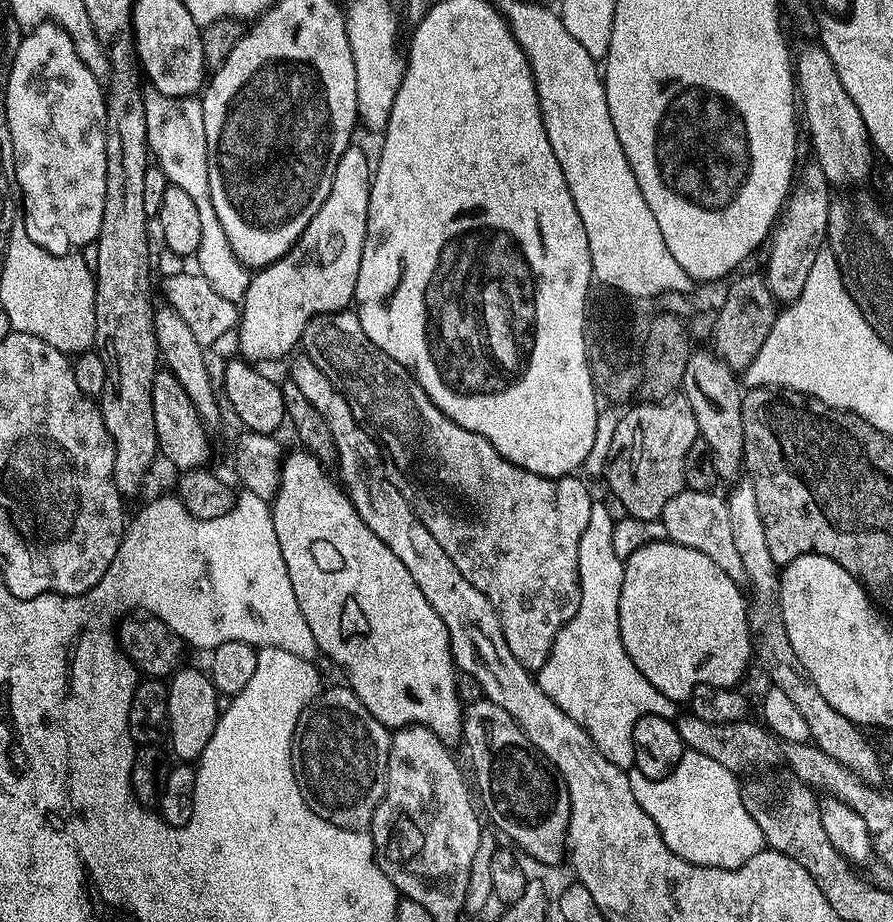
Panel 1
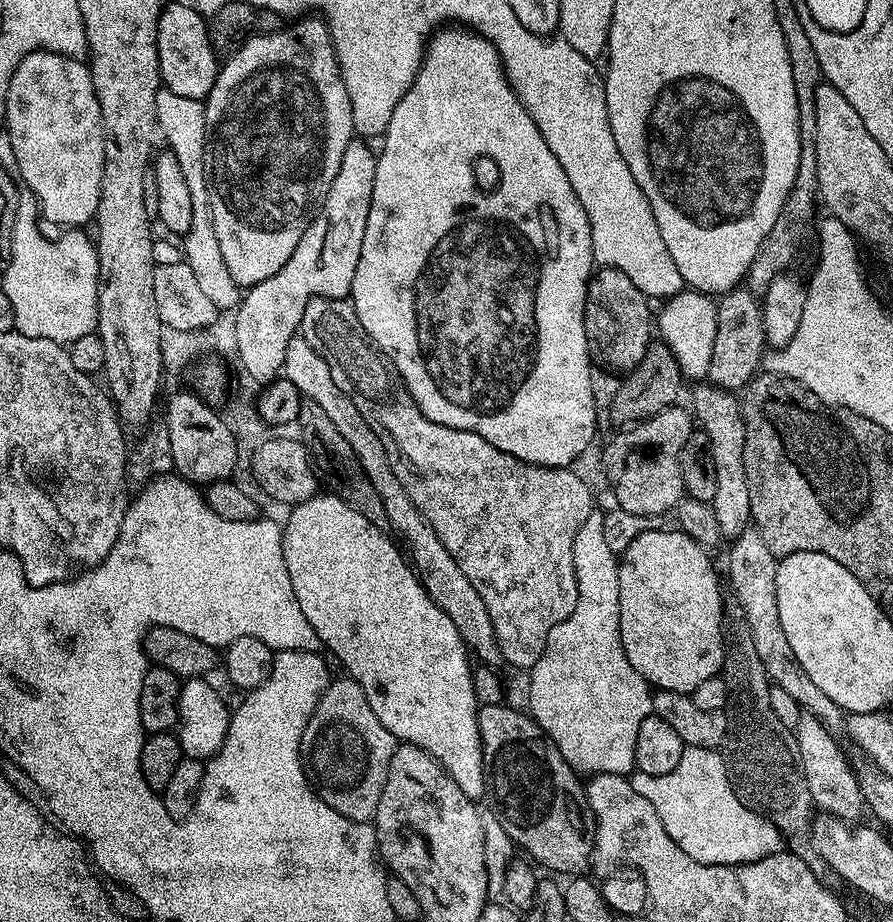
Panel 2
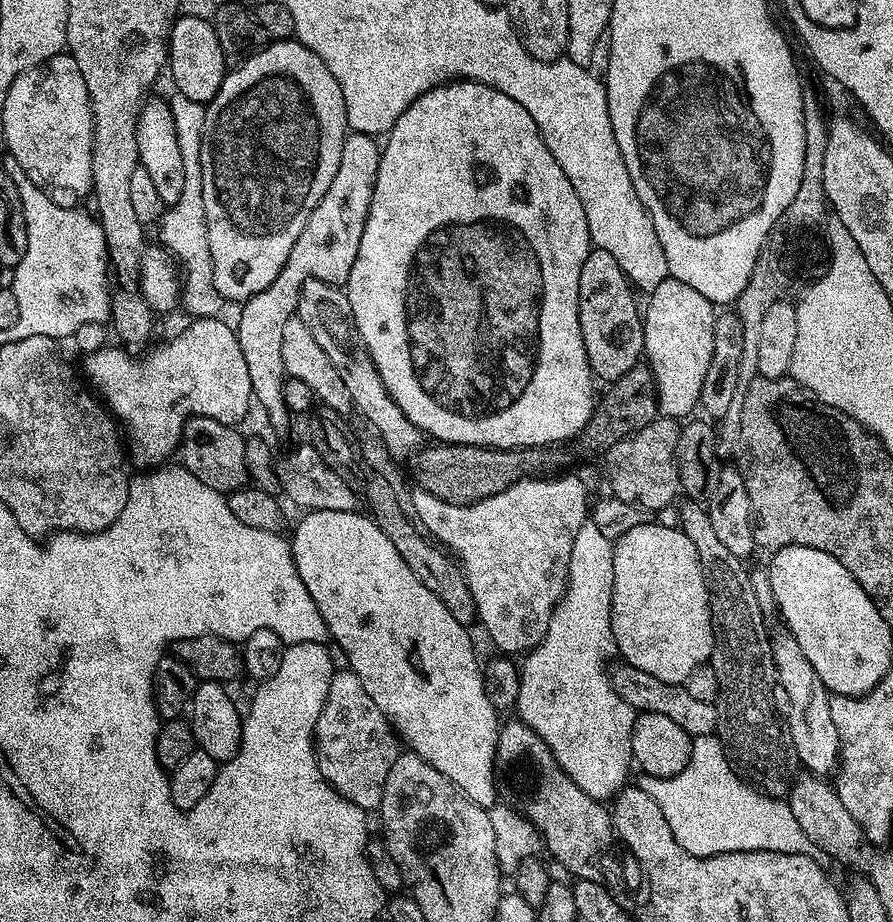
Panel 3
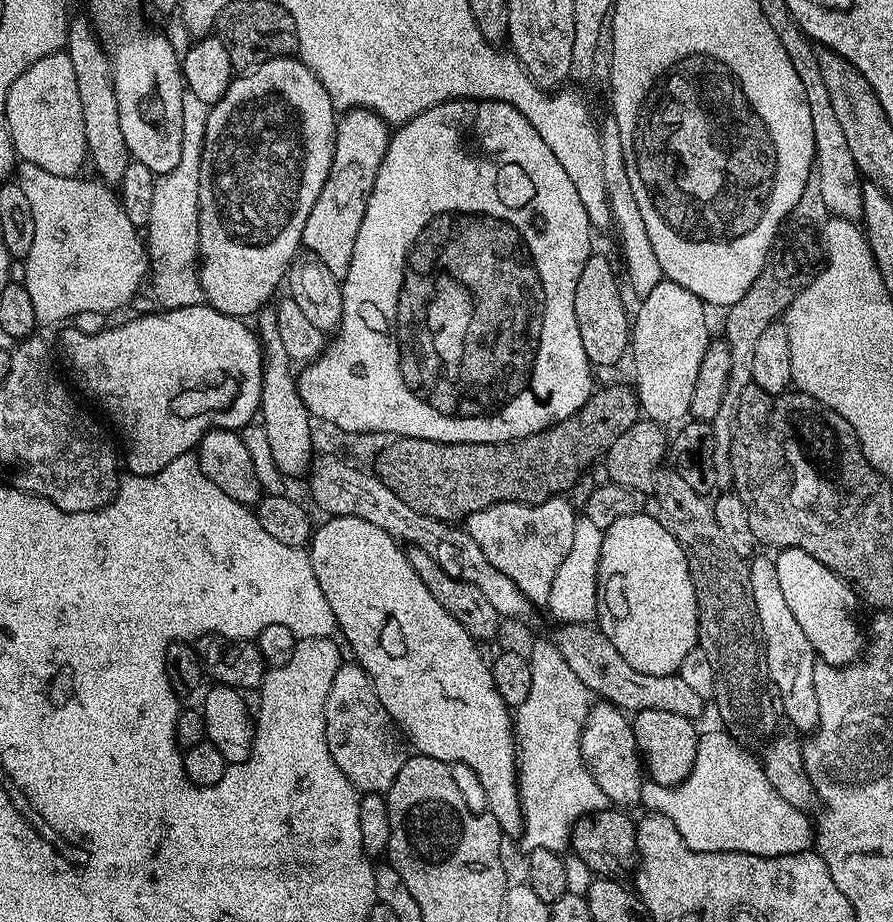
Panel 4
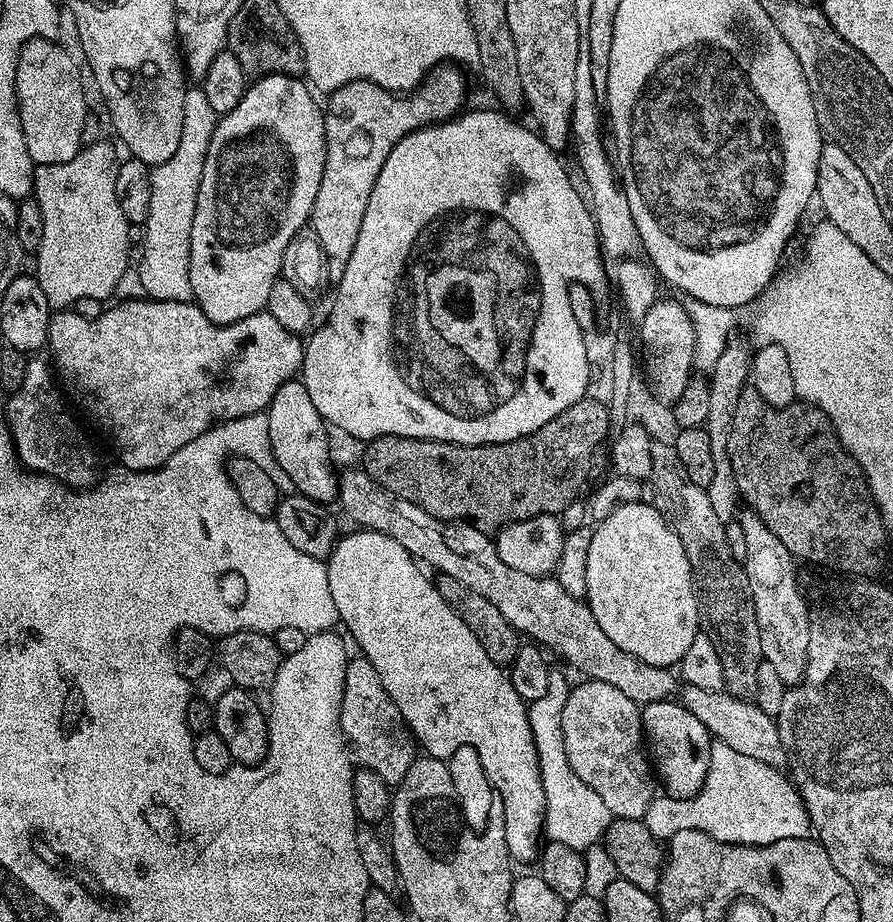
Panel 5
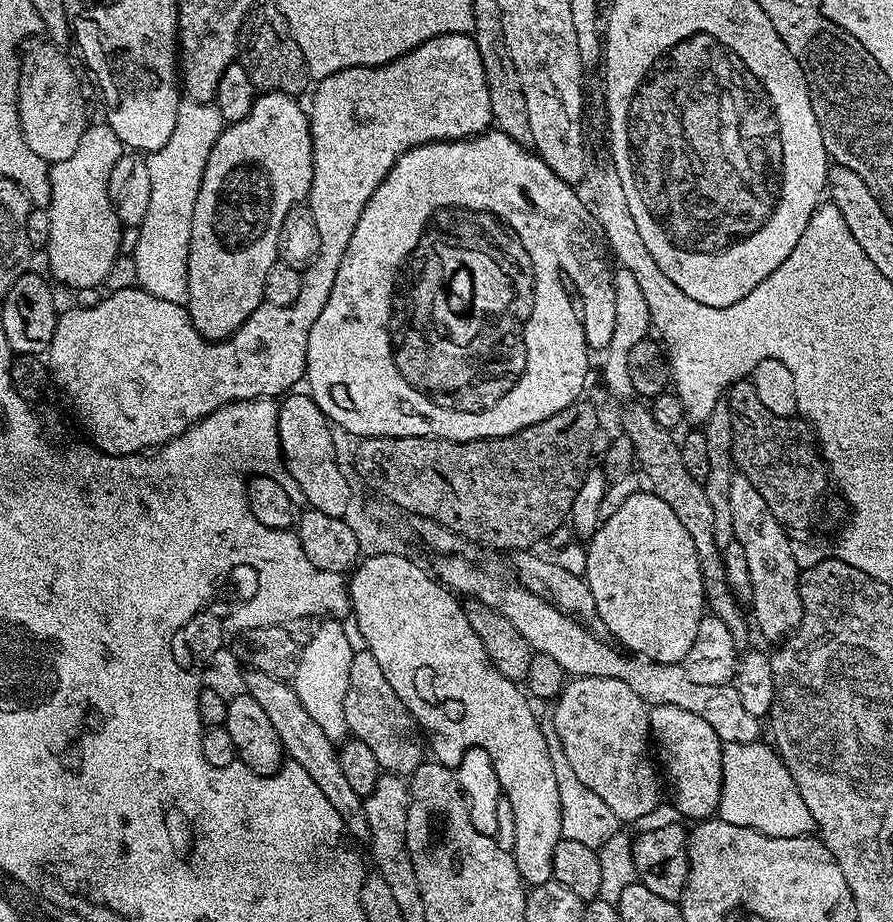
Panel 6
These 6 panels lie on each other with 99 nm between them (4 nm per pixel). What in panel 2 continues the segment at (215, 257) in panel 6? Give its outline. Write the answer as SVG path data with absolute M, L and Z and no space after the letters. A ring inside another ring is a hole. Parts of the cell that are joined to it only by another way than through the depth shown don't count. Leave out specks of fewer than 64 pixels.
M300 18L293 24L296 24L293 28L284 26L270 33L269 36L259 36L246 42L239 50L227 57L216 73L216 81L210 94L204 100L206 114L204 173L208 187L208 205L214 222L214 234L218 238L218 246L222 246L222 258L226 261L226 270L230 270L230 278L234 278L234 282L244 290L256 287L258 282L266 282L270 274L278 274L278 270L286 266L286 258L294 254L294 246L298 246L298 238L302 238L308 221L312 219L324 200L324 195L330 190L330 182L334 182L334 174L338 174L338 166L342 166L342 153L354 138L350 94L346 94L346 86L342 82L340 63L332 45L332 33L320 18Z

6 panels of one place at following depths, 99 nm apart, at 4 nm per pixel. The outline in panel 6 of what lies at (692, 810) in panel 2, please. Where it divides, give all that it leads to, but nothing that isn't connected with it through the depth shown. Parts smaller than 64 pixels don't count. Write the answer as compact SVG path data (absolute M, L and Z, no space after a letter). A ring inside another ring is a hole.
M734 742L724 744L722 754L722 794L718 809L719 819L736 826L746 826L758 830L774 838L794 838L807 836L816 828L810 810L806 810L806 802L802 802L802 794L798 794L798 786L794 786L794 778L790 778L790 770L784 759L771 743Z

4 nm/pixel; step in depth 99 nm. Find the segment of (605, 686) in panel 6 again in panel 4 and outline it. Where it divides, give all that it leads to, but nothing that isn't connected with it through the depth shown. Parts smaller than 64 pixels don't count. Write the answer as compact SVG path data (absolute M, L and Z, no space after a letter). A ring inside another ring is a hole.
M607 702L593 703L592 709L588 711L586 722L580 730L580 749L585 764L592 771L592 777L596 779L600 789L613 805L640 804L646 772L642 767L640 751L636 749L631 719L624 709Z

